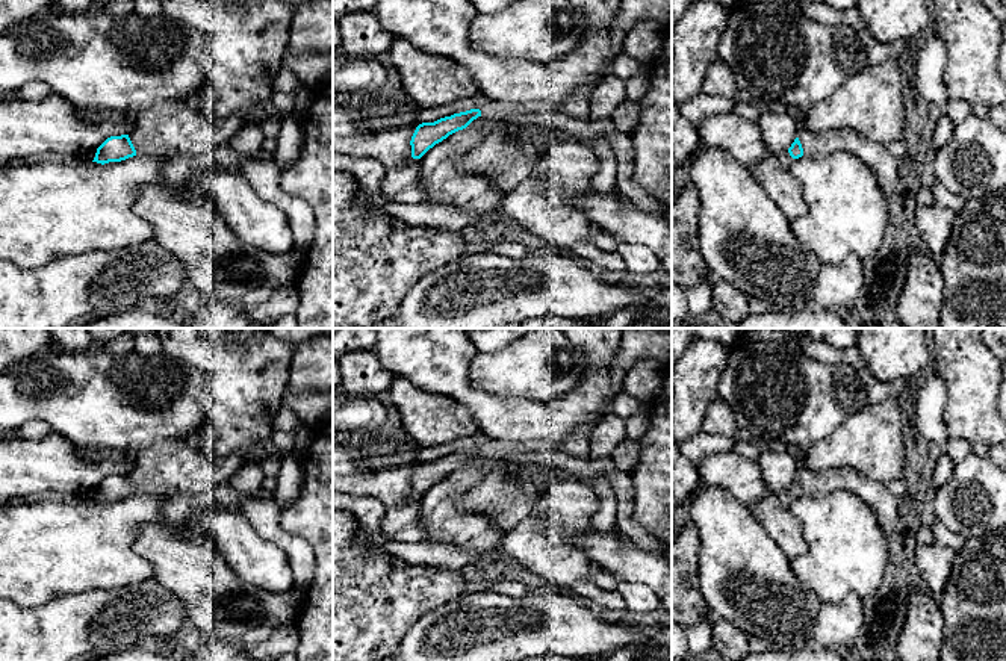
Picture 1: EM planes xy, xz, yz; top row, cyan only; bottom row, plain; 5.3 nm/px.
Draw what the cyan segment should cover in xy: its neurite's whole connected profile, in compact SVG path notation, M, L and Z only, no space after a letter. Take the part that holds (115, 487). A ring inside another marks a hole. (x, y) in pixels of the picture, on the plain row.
M129 473L110 475L97 487L92 501L104 504L109 501L121 501L133 495L136 495L136 489Z

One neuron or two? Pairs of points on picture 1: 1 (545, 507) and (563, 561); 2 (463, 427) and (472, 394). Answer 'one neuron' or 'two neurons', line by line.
1: one neuron
2: two neurons

